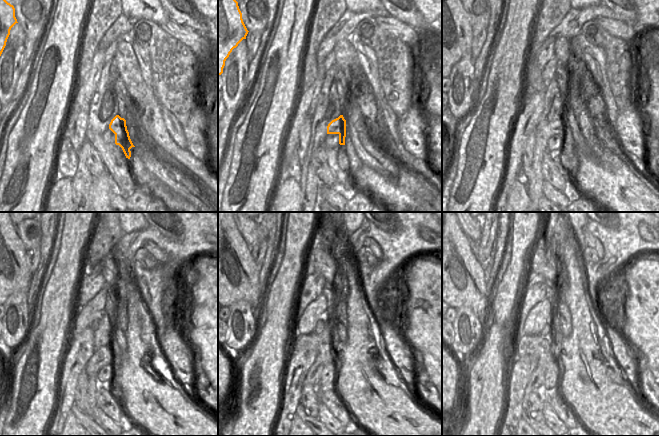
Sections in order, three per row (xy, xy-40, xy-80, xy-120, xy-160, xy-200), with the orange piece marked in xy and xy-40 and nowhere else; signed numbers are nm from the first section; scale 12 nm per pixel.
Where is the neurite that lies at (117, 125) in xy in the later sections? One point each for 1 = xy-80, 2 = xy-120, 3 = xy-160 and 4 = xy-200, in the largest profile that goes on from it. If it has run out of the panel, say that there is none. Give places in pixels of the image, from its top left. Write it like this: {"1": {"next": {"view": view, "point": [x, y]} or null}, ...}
{"1": {"next": {"view": "xy-80", "point": [557, 127]}}, "2": {"next": {"view": "xy-120", "point": [102, 357]}}, "3": {"next": {"view": "xy-160", "point": [327, 355]}}, "4": {"next": {"view": "xy-200", "point": [536, 382]}}}

